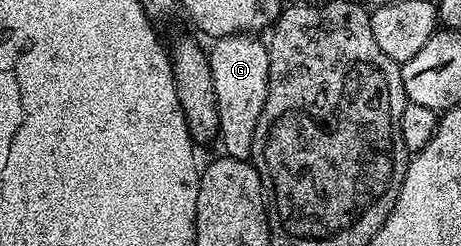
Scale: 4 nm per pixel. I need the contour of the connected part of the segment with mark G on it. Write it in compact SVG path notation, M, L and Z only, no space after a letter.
M231 34L216 39L208 51L213 72L213 92L217 96L219 138L223 142L222 153L228 158L248 160L253 148L253 136L257 120L261 120L261 108L265 108L265 96L269 96L269 64L267 46L251 34Z

